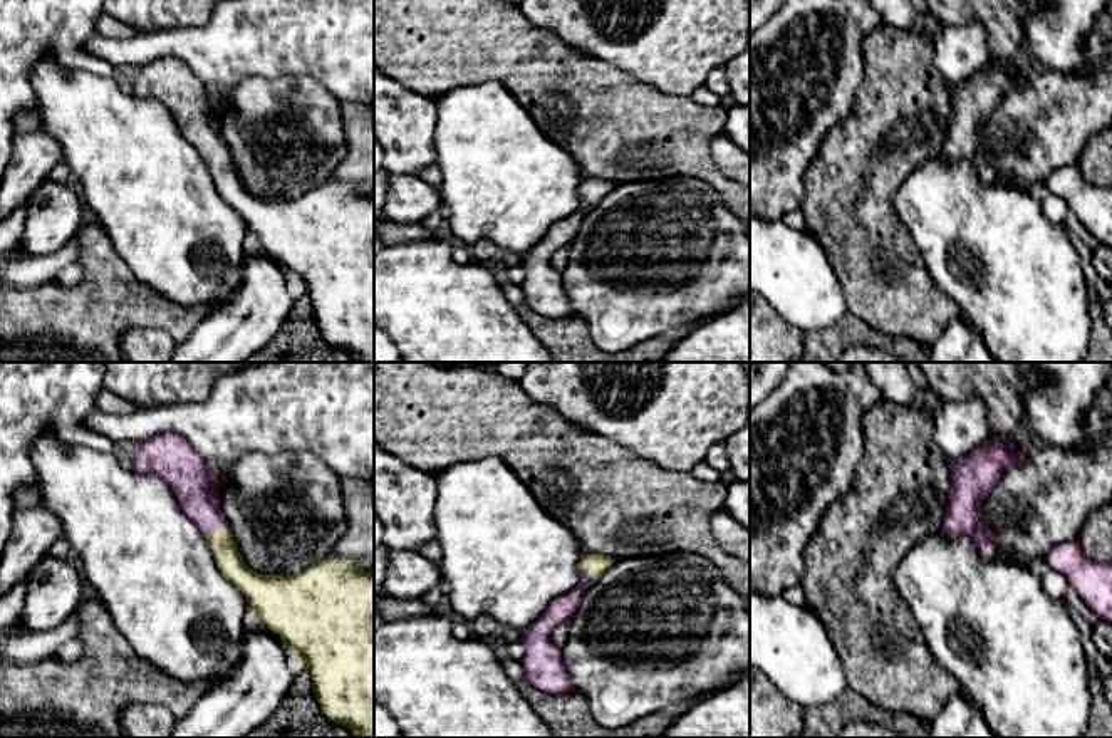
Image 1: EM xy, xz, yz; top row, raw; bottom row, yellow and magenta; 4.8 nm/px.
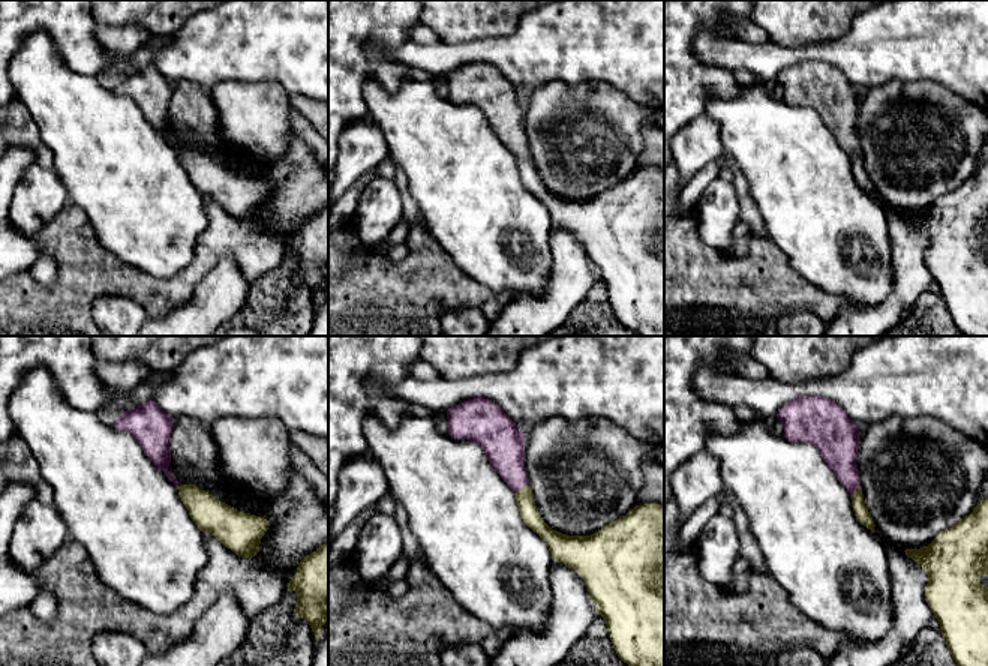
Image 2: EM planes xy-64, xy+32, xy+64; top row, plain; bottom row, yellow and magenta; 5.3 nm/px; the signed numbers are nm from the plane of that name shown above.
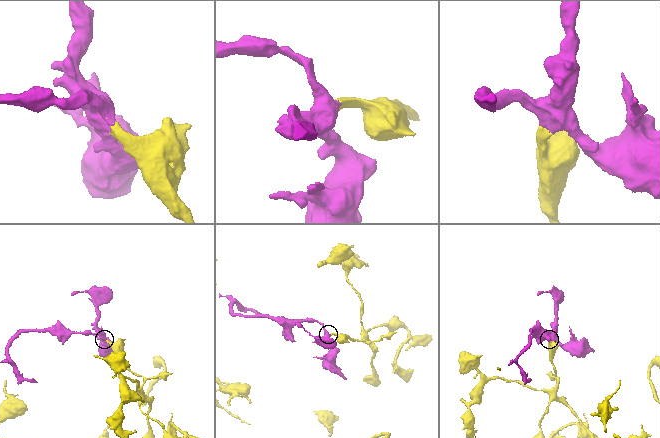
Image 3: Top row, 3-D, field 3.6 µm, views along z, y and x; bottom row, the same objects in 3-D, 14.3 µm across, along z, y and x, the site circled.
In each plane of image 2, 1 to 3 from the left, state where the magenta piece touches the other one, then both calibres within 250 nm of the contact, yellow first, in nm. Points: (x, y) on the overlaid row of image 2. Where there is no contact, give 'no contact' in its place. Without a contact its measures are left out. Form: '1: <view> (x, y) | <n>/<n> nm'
1: xy-64 (180, 485) | 190/140 nm
2: xy+32 (522, 488) | 100/220 nm
3: xy+64 (856, 491) | 80/200 nm

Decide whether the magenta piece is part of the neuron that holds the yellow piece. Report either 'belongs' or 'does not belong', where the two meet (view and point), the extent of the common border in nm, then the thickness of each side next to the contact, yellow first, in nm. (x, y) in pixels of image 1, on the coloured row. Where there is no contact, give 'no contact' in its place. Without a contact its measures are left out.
belongs | xy (215, 530) | 130 nm | 130/200 nm

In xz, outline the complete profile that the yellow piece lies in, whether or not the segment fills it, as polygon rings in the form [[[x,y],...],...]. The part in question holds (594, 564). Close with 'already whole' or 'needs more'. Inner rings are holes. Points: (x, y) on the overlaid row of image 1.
[[[582,554],[579,584],[567,594],[550,602],[547,611],[527,629],[522,631],[520,642],[525,647],[522,666],[525,679],[532,686],[548,694],[567,694],[574,691],[570,676],[565,671],[562,651],[550,642],[550,632],[569,622],[577,611],[584,592],[595,584],[616,559],[602,554]]] | needs more

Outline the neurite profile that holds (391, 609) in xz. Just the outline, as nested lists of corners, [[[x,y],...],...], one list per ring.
[[[384,592],[377,595],[374,607],[379,611],[384,622],[434,614],[423,600],[398,600]]]

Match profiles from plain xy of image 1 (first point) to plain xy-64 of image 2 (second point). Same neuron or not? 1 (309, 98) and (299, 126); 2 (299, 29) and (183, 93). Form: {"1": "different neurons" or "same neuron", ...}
{"1": "different neurons", "2": "different neurons"}

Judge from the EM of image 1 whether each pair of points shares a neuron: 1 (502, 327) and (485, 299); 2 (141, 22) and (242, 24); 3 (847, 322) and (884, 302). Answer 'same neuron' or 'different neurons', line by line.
1: same neuron
2: different neurons
3: different neurons

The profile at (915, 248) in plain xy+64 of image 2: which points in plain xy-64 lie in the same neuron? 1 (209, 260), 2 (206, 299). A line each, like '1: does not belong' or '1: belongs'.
1: does not belong
2: belongs

